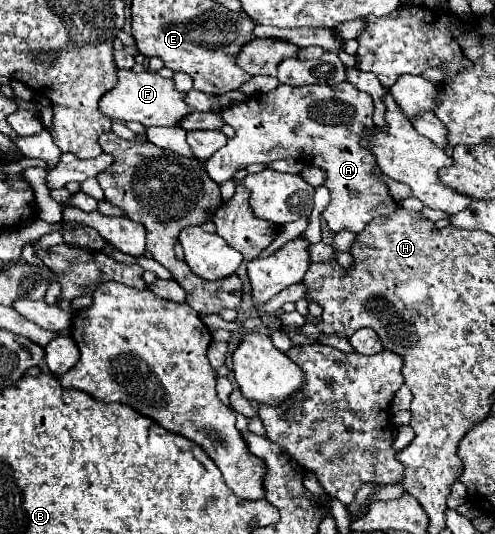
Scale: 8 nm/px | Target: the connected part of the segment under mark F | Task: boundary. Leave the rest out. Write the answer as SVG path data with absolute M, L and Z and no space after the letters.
M118 69L118 85L100 99L100 111L108 115L112 121L120 121L120 123L138 121L144 127L152 127L152 125L176 127L180 125L182 117L194 111L190 105L186 105L184 97L186 95L174 87L172 79L164 79L158 73L150 73L150 71L134 73L134 71Z

